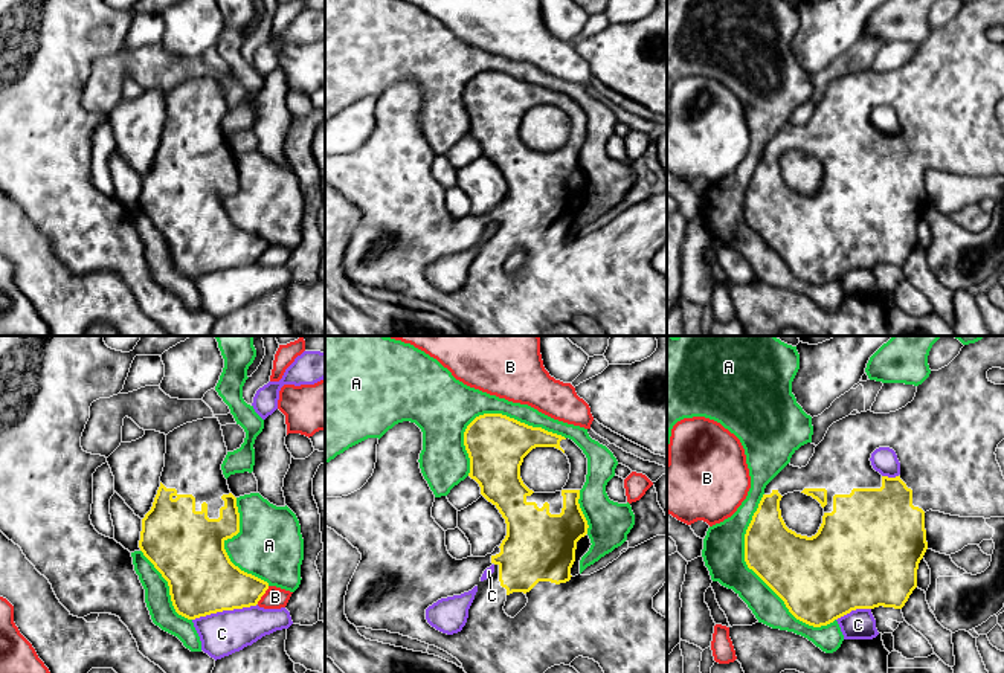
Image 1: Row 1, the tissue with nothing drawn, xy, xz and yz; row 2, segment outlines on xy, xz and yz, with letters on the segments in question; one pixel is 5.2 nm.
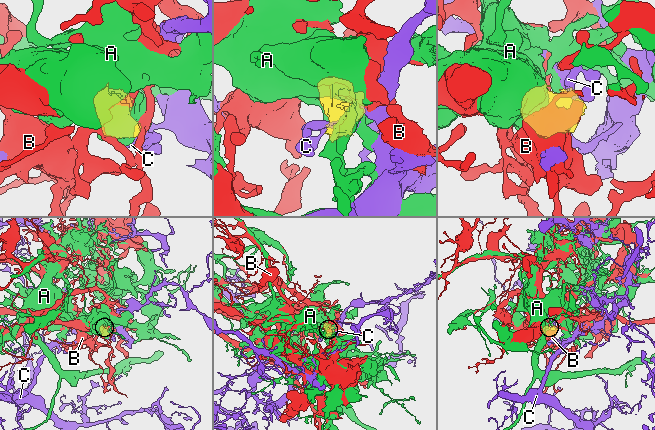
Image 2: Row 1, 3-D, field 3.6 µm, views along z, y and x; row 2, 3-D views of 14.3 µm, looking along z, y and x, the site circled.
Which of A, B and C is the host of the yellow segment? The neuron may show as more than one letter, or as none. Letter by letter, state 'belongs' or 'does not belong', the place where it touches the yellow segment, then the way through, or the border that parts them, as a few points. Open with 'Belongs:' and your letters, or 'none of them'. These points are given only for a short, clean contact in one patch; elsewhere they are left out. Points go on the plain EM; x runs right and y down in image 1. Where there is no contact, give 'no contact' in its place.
Belongs: none of them
A: does not belong; meets yellow in yz at (756, 231)
B: does not belong; meets yellow in xy at (263, 252); border along xy (269, 244), (257, 261)
C: does not belong; meets yellow in xy at (225, 267)

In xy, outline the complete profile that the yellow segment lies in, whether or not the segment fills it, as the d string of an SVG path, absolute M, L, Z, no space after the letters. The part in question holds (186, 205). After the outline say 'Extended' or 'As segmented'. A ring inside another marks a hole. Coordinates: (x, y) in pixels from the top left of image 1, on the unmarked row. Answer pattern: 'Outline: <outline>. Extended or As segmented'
Outline: M218 76L186 81L166 93L165 125L151 168L142 177L139 206L168 240L175 270L188 278L256 264L269 241L235 224L224 200L240 191L237 156L221 122L227 113Z. Extended

